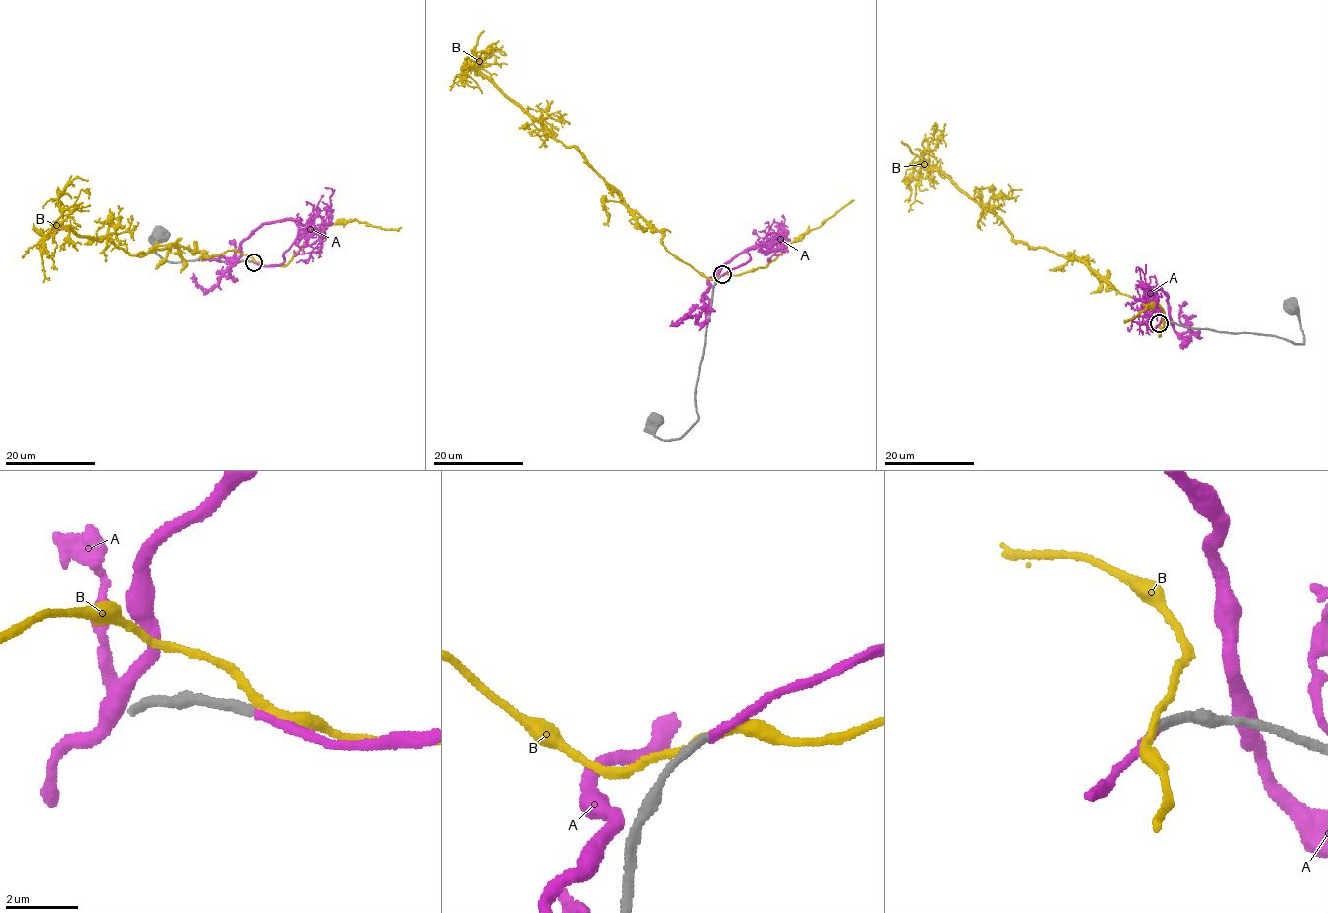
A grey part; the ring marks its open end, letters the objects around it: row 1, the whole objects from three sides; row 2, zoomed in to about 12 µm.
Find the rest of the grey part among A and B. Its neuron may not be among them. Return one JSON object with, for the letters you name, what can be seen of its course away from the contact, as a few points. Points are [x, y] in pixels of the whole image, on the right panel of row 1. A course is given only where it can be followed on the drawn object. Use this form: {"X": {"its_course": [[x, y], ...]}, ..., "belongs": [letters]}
{"A": {"its_course": [[1160, 323], [1152, 332], [1143, 318], [1153, 287], [1167, 297], [1170, 324], [1187, 337], [1183, 345], [1189, 325]]}, "belongs": ["A"]}

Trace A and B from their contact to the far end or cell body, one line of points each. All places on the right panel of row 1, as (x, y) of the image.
A: (1160, 323), (1152, 332), (1143, 318), (1153, 287), (1167, 297), (1170, 324), (1187, 337), (1183, 345), (1189, 325)
B: (1160, 322), (1154, 302), (1120, 294), (1081, 261), (1013, 240), (987, 206), (931, 166), (931, 129)

